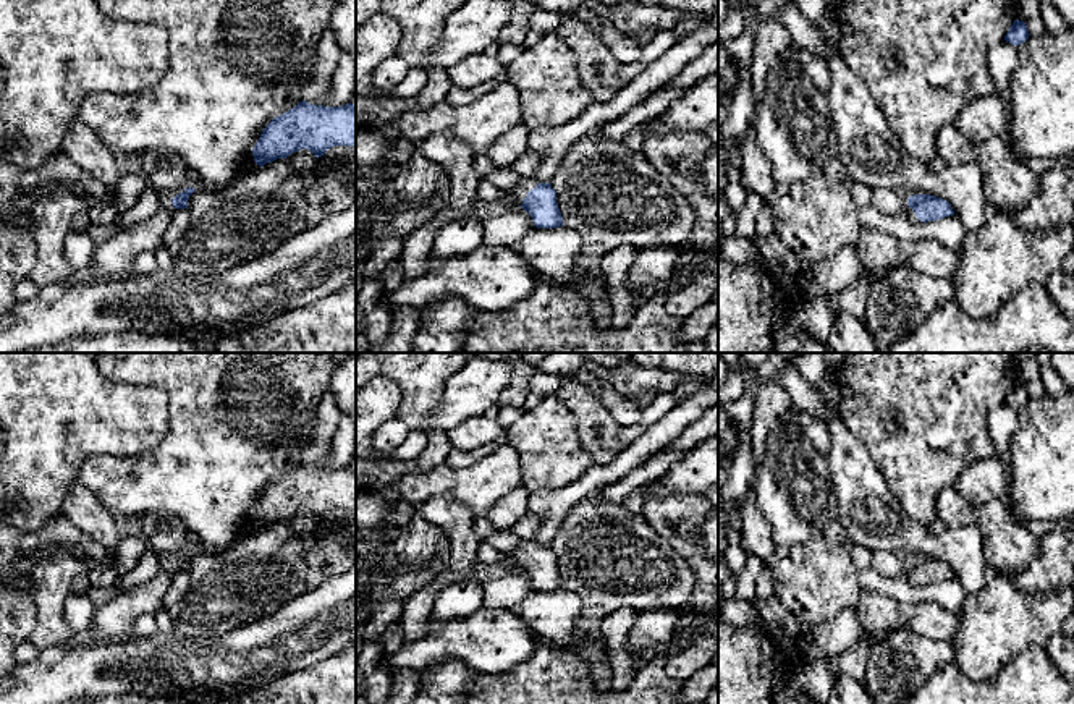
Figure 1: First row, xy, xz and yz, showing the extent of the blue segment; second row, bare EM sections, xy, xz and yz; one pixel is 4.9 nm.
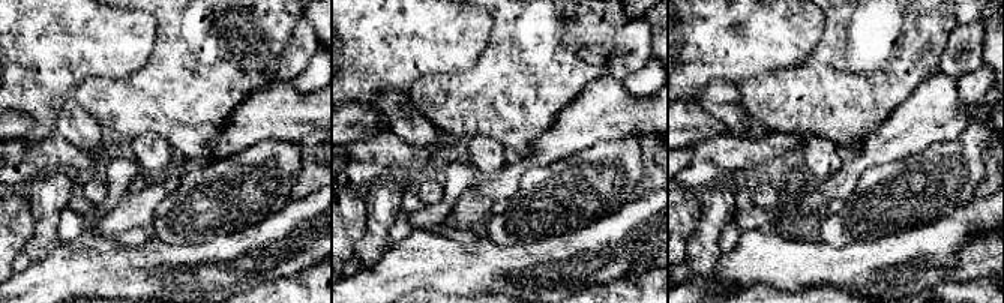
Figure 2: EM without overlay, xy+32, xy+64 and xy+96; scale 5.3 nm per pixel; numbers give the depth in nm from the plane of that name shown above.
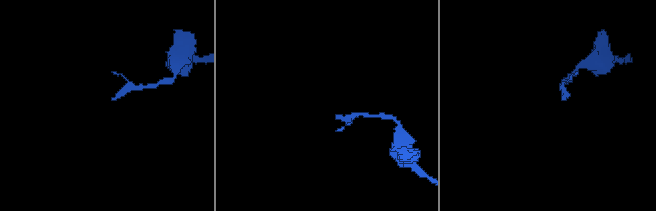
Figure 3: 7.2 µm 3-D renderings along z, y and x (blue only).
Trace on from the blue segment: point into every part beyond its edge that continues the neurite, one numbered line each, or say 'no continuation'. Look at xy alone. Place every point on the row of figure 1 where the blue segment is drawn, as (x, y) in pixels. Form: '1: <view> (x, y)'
1: xy (115, 256)

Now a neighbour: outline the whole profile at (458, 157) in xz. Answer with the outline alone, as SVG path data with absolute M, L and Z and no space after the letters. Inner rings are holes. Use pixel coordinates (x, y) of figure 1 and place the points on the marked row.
M446 133L425 136L414 142L425 159L442 163L450 172L450 210L448 223L459 220L482 220L474 214L477 206L477 176L472 163L476 152Z

